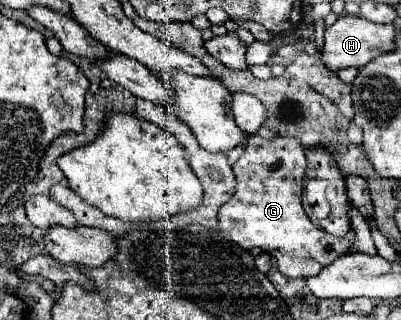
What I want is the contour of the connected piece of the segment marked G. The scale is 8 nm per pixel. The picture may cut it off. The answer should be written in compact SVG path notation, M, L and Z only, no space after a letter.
M251 136L245 152L253 152L253 160L245 158L245 156L241 156L237 160L237 164L232 168L235 182L237 182L237 190L235 190L233 198L219 210L219 226L223 232L227 232L231 236L233 242L243 246L243 250L261 248L263 252L271 254L277 260L279 272L285 274L287 278L315 276L315 274L319 274L319 270L323 266L329 266L333 262L333 258L339 258L343 254L351 252L353 242L355 242L355 228L351 230L351 234L347 234L347 238L335 238L335 236L327 234L325 230L315 228L303 210L301 192L303 192L303 176L305 176L307 162L305 162L305 150L299 140L283 138L283 136L265 140L261 136Z

